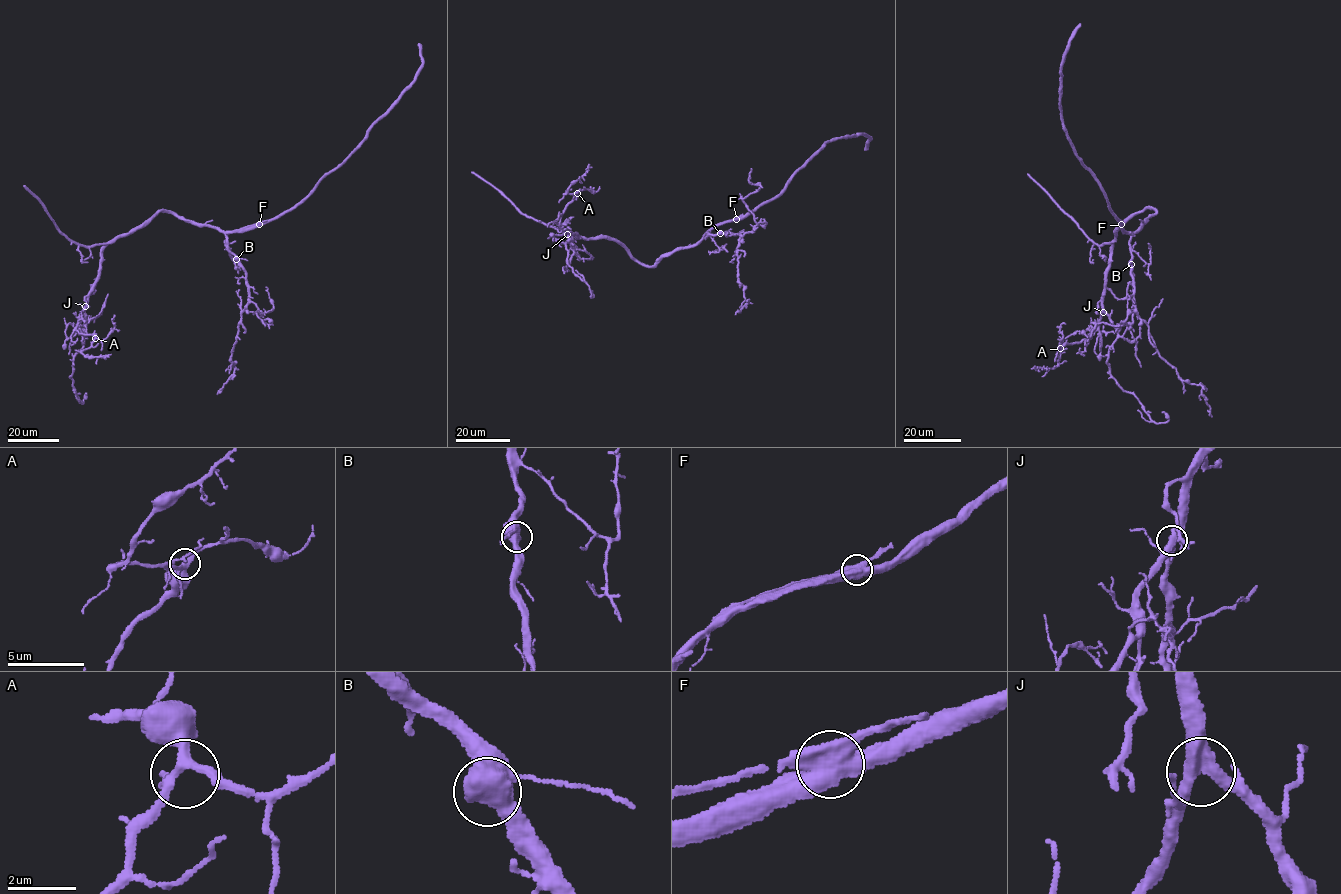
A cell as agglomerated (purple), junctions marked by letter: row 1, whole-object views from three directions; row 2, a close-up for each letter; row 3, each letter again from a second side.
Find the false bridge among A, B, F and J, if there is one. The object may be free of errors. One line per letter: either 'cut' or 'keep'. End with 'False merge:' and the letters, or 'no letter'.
A: keep
B: keep
F: cut
J: keep
False merge: F

